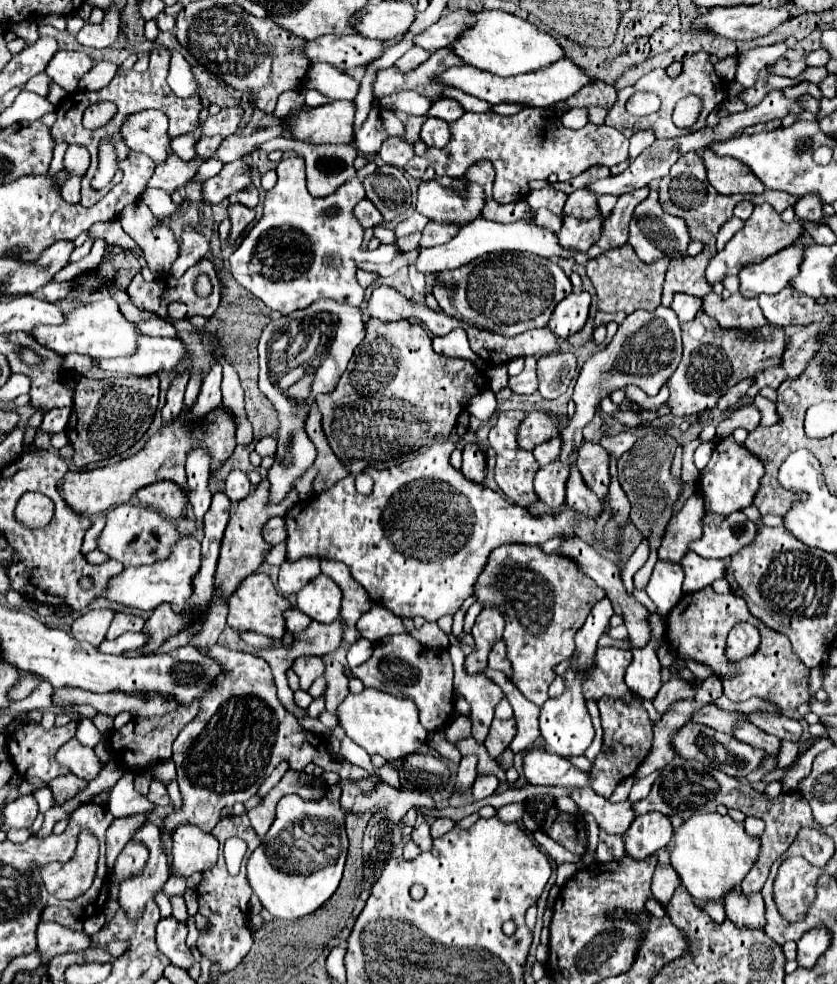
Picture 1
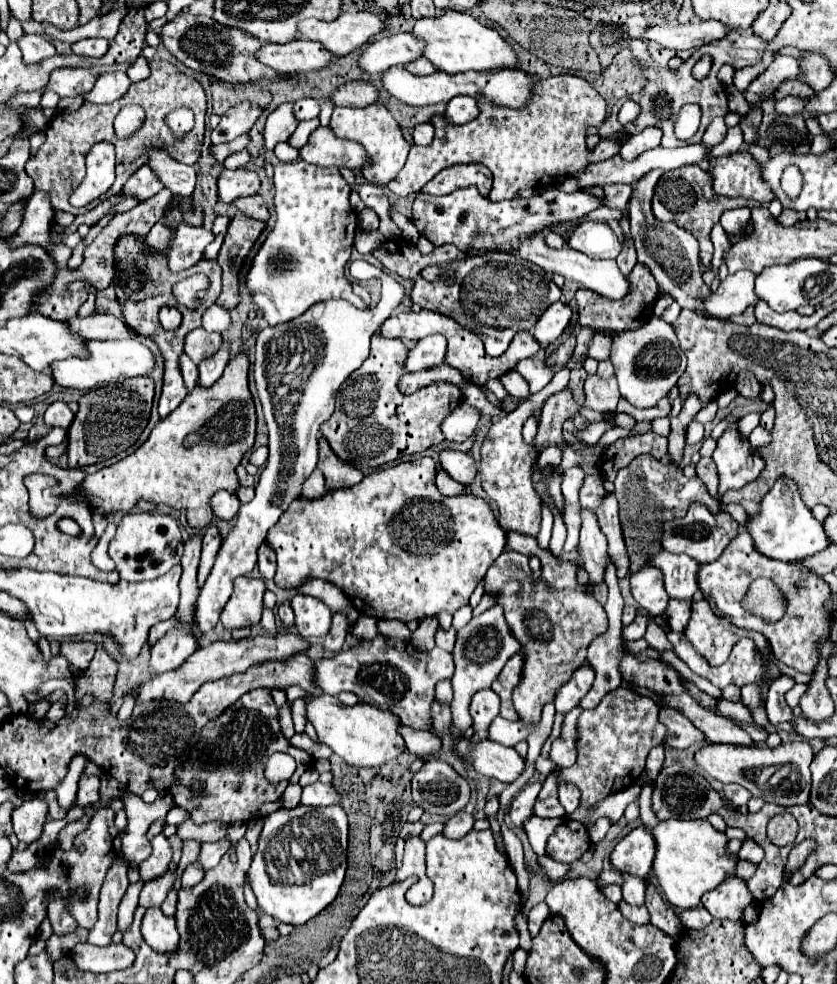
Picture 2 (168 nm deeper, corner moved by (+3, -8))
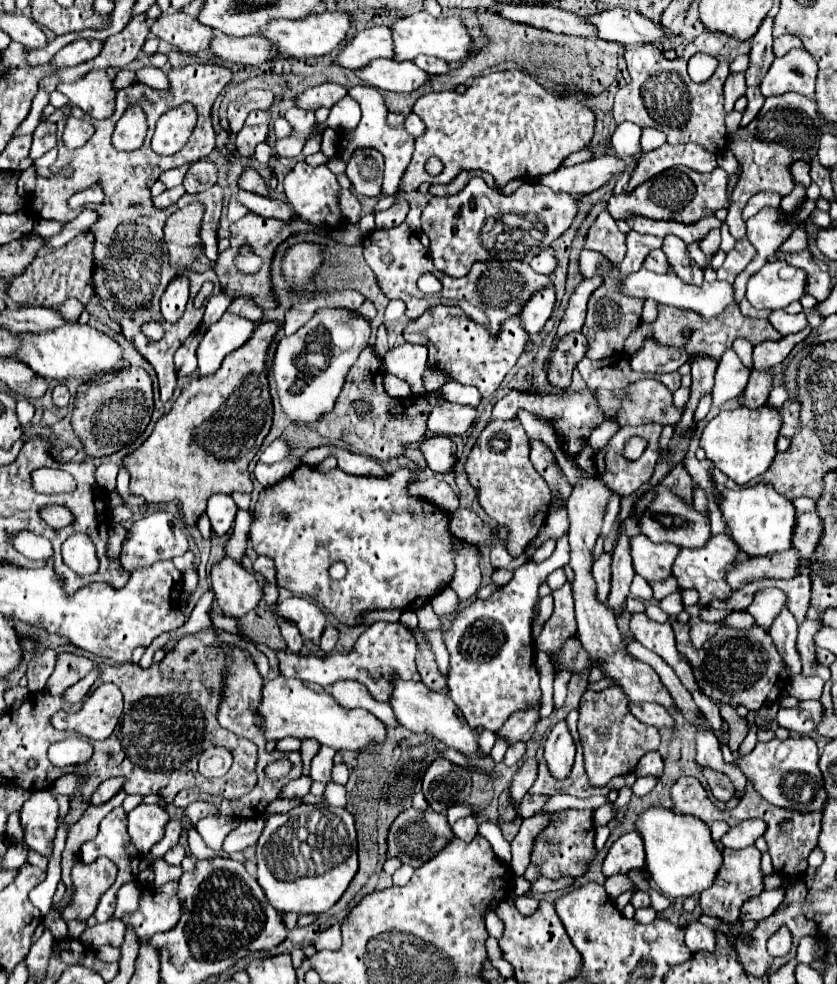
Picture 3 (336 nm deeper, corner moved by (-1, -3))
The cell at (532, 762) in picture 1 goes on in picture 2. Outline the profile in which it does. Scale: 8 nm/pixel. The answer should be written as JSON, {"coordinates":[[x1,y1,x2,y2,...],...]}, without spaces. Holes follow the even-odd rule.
{"coordinates":[[452,727,454,737,458,737,458,755,460,759,466,759,472,763,474,771,484,777,494,777,502,783,514,783,526,767,526,759,520,757,512,747,504,747,494,741,480,741,476,745,470,745,466,737,458,729]]}

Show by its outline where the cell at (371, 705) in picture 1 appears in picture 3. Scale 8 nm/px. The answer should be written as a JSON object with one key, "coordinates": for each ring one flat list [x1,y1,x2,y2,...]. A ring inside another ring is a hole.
{"coordinates":[[278,676,274,680,264,682,262,686,262,700,258,704,258,716,262,718,262,730,266,740,282,740,286,736,294,736,298,740,314,738,324,746,334,750,362,750,368,744,382,742,386,738,386,726,376,720,370,712,362,708,346,710,342,708,328,692,312,692,300,680,290,680]]}

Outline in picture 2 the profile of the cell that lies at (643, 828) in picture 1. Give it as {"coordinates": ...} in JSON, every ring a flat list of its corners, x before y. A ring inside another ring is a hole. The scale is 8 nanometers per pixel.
{"coordinates":[[640,825,630,831,612,851,612,865,636,877,646,877,652,871,652,861,656,857,656,839,650,829]]}

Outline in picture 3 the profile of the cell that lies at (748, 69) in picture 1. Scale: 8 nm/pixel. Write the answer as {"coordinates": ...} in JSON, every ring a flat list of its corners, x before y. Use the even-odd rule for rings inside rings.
{"coordinates":[[792,48,782,58,774,58,768,74,762,80,762,94,776,96,798,92,812,98,816,76,816,60,812,60,812,56,804,48]]}

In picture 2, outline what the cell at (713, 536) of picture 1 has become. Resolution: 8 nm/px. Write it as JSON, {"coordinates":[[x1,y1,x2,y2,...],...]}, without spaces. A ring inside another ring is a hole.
{"coordinates":[[692,503,688,513,680,521,668,521,664,525,662,545,670,553,686,553,698,563,712,563,716,561,730,541,738,535,738,523,728,513,710,513,704,503]]}

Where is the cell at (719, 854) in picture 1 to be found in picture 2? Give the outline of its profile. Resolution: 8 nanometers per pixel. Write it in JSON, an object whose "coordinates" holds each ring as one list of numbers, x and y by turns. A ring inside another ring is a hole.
{"coordinates":[[660,821,652,835,656,839,656,859,654,871,658,877,658,885,664,891,664,897,682,909,692,909,702,905,702,895,710,889,718,887,728,875,736,871,738,857,728,855,728,837,722,831,716,831,708,821]]}

